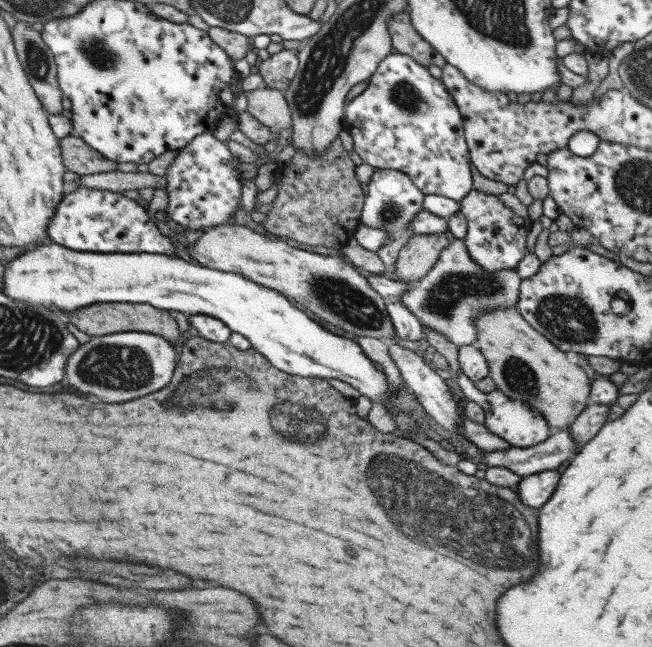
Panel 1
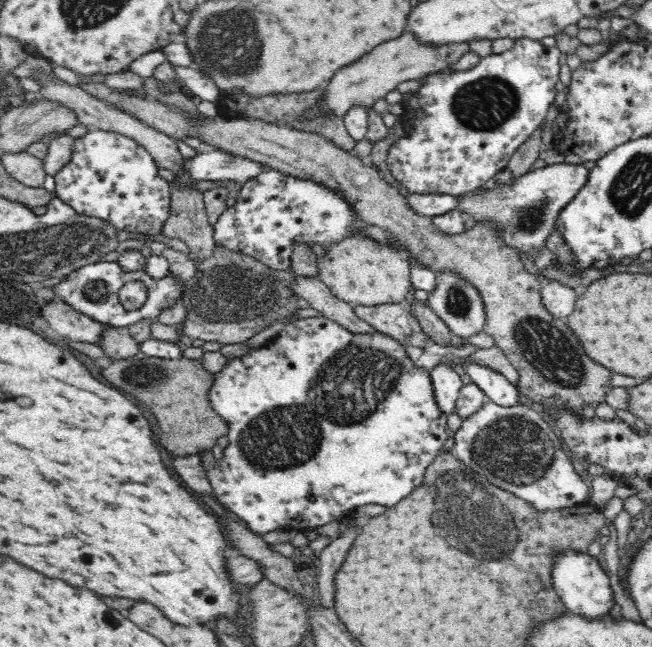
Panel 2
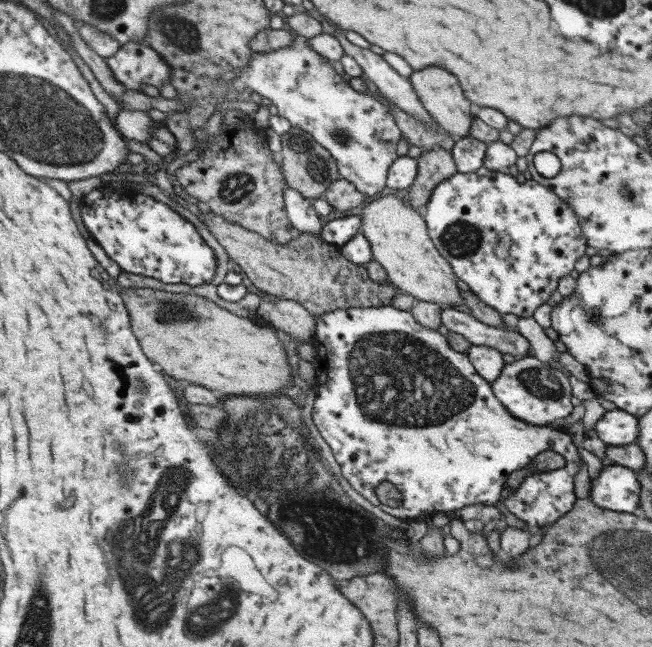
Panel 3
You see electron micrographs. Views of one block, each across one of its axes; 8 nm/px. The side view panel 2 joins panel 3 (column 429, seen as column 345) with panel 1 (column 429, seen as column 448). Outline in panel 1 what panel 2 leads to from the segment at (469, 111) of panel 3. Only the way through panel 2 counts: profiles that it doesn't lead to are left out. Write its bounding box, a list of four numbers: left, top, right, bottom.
[387,10,447,68]

